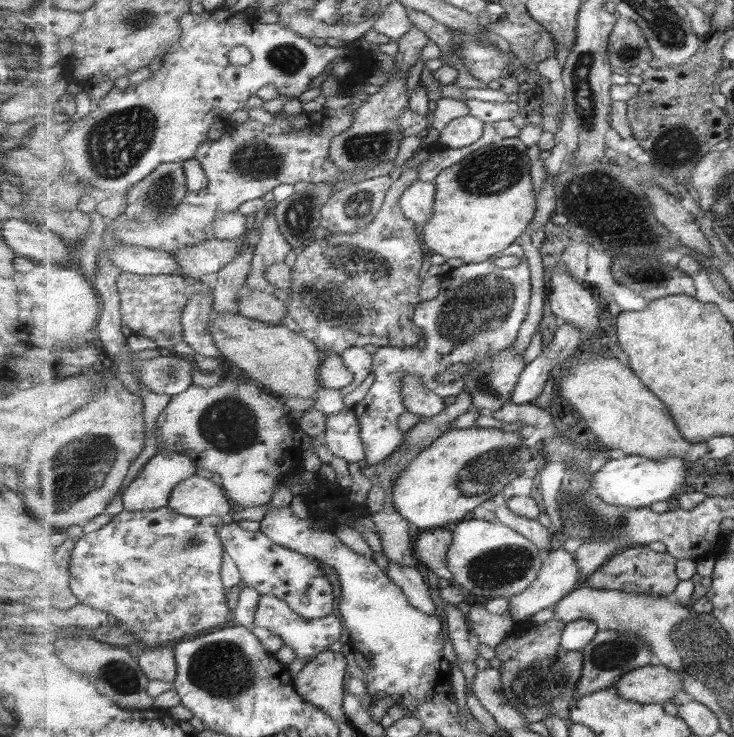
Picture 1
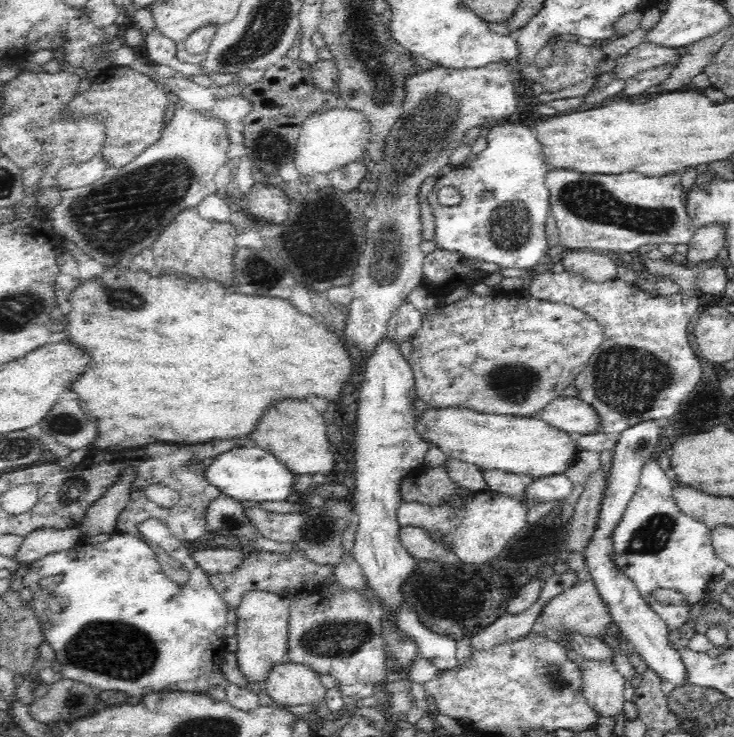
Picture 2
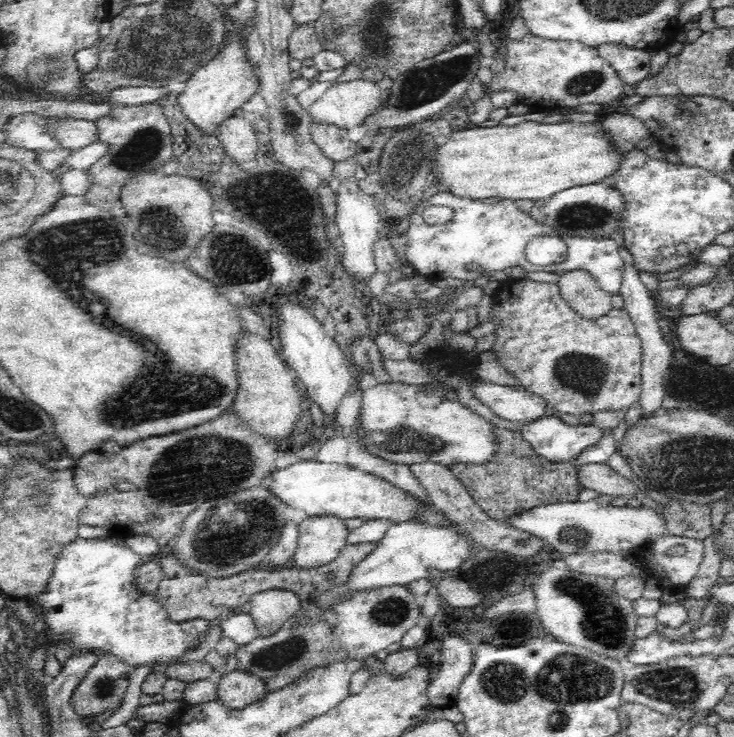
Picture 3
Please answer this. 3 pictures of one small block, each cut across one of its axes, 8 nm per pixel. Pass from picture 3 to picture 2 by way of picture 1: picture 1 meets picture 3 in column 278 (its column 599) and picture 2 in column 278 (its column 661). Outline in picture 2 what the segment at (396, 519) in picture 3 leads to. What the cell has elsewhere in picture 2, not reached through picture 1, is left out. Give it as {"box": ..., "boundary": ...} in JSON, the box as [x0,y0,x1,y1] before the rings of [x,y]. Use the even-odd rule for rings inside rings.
{"box":[206,446,296,502],"boundary":[[[257,446],[238,447],[219,454],[206,469],[206,476],[226,496],[238,501],[280,502],[292,494],[296,474],[290,472],[271,452]]]}

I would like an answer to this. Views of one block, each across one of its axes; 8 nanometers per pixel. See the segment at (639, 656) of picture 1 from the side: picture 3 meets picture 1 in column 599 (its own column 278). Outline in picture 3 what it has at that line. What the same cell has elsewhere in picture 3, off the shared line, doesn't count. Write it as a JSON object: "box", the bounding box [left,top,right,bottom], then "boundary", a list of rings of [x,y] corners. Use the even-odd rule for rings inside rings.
{"box":[234,585,421,692],"boundary":[[[396,585],[356,593],[328,609],[311,627],[290,630],[279,628],[273,635],[256,637],[245,645],[238,644],[234,655],[239,660],[240,670],[252,673],[264,681],[266,692],[282,690],[296,678],[300,678],[300,674],[308,668],[338,662],[344,658],[367,658],[382,648],[388,648],[394,642],[400,642],[402,636],[419,622],[420,608],[421,599],[405,586]]]}

